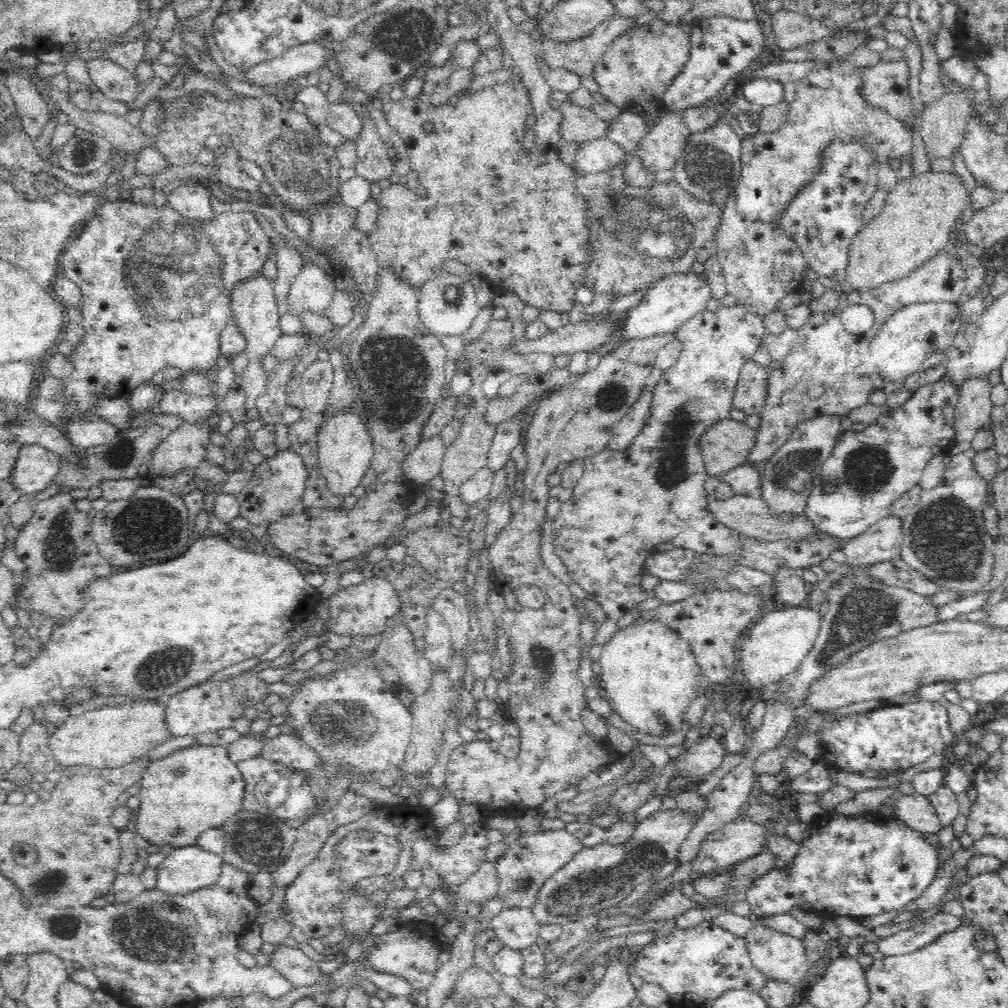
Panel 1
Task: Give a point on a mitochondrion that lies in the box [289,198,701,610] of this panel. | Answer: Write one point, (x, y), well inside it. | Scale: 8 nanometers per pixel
(397, 371)

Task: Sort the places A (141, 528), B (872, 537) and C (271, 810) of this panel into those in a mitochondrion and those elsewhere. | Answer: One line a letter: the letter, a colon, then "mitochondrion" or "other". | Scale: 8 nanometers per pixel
A: mitochondrion
B: other
C: mitochondrion

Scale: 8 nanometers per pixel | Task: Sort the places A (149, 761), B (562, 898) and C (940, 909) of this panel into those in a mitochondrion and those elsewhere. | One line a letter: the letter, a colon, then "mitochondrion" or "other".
A: other
B: mitochondrion
C: other

